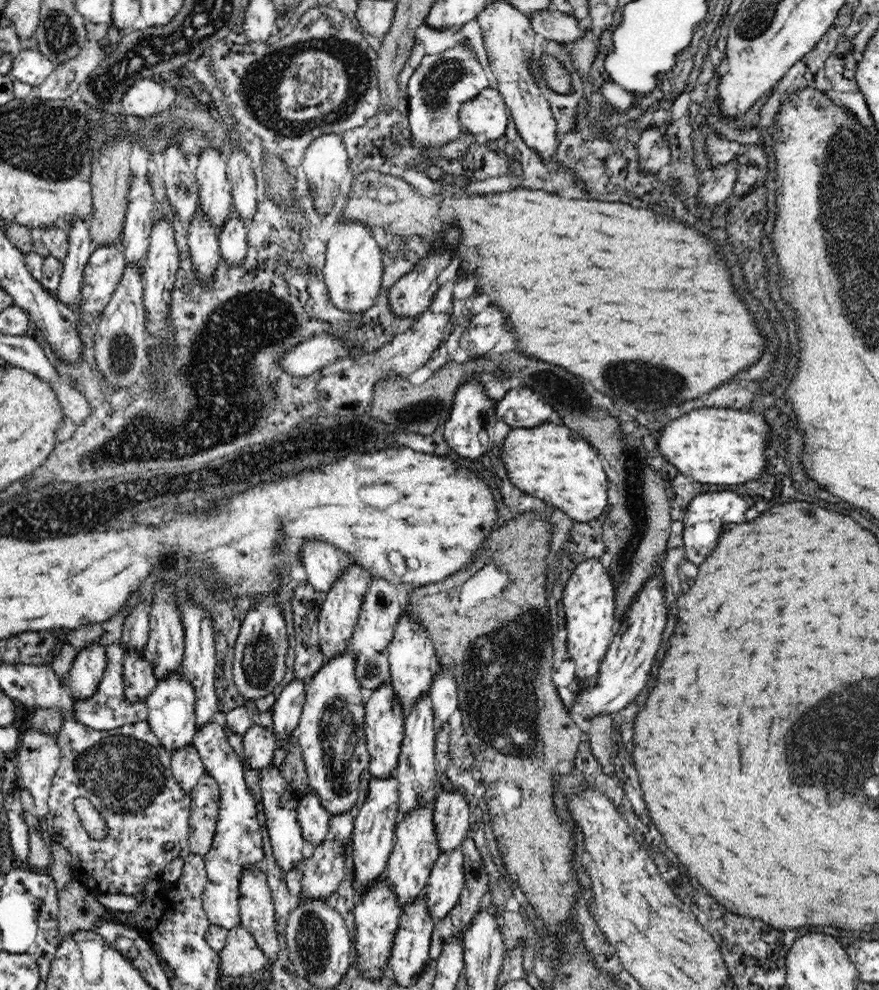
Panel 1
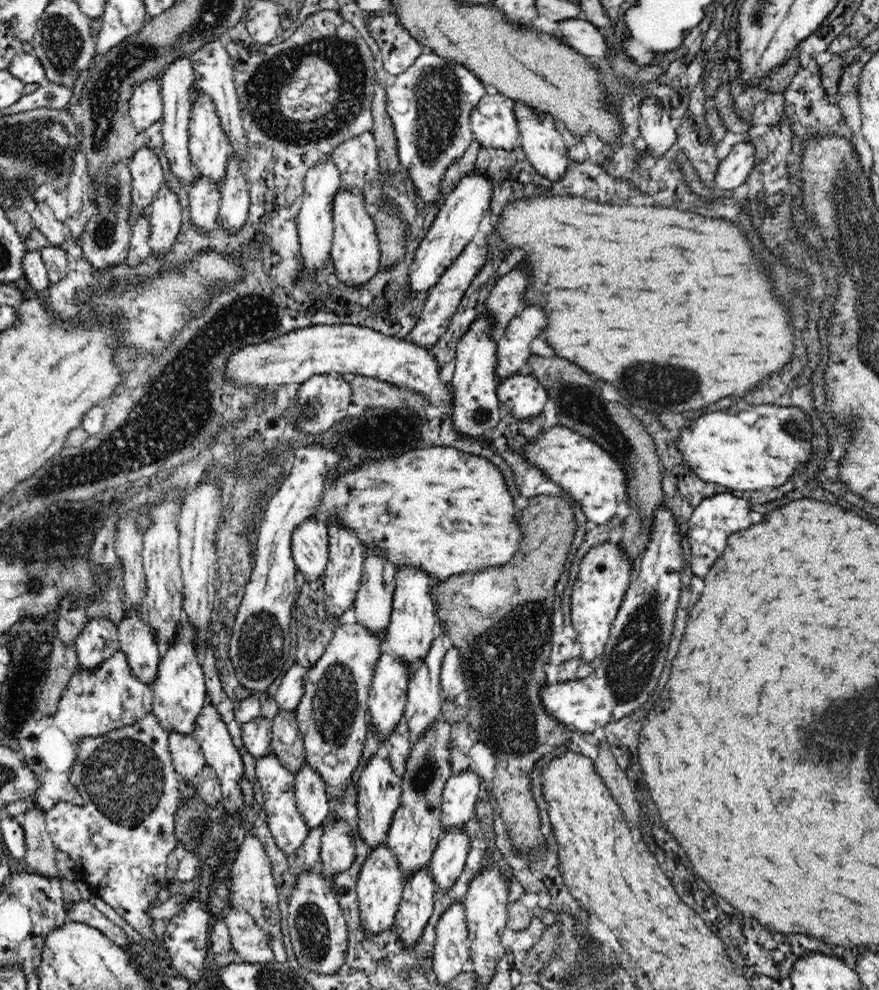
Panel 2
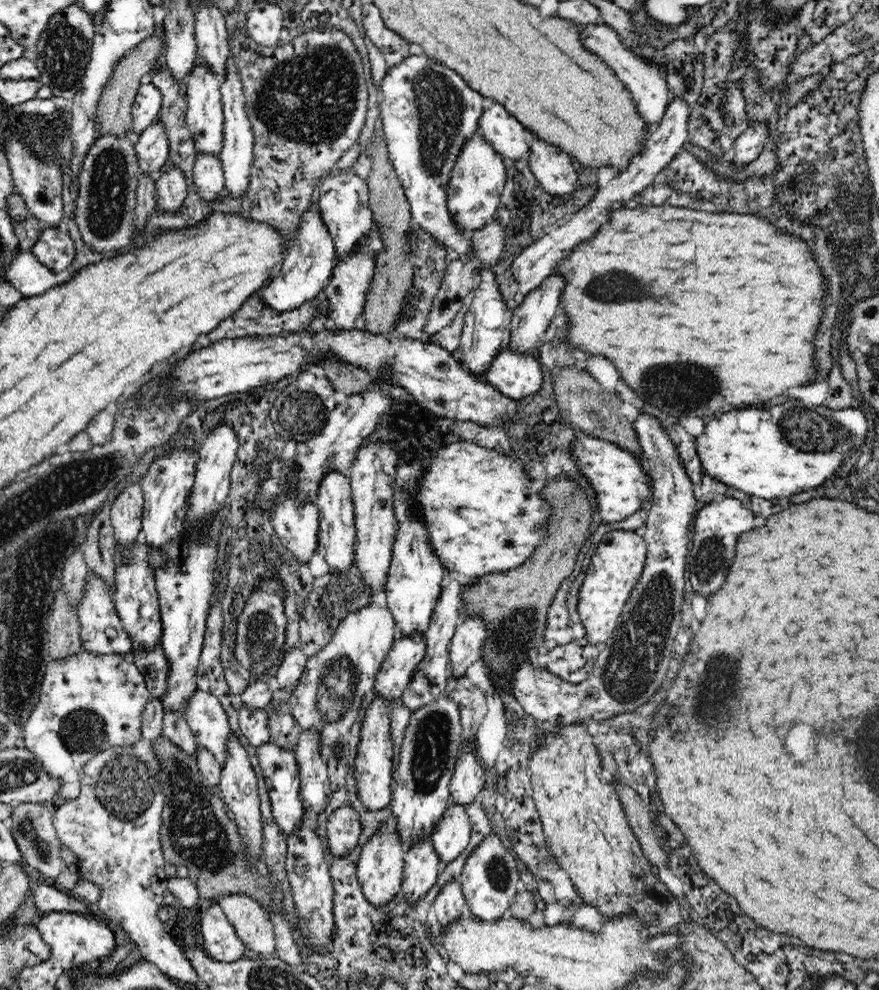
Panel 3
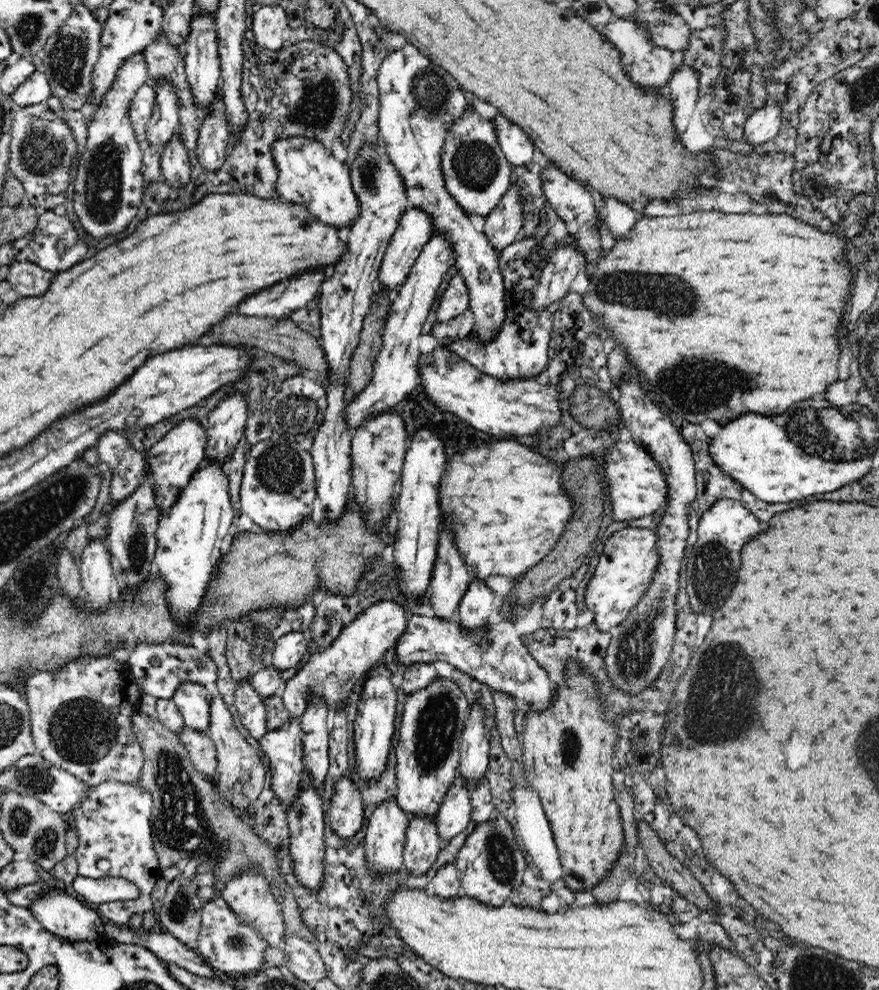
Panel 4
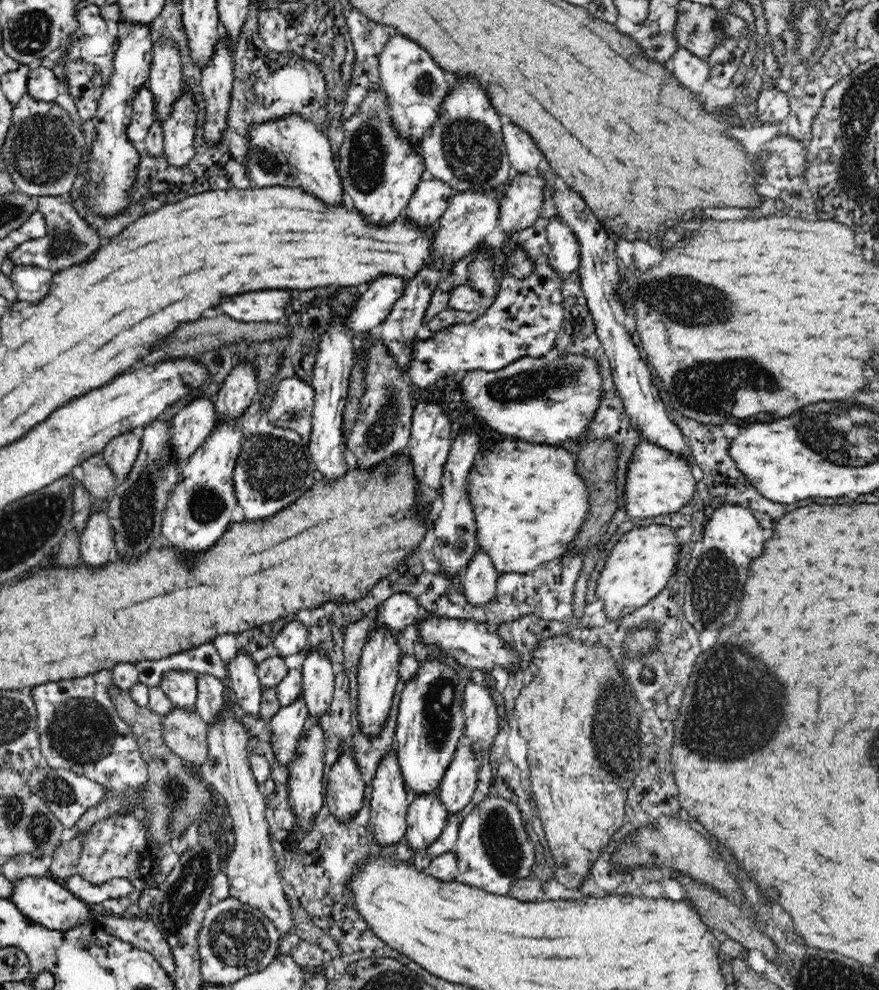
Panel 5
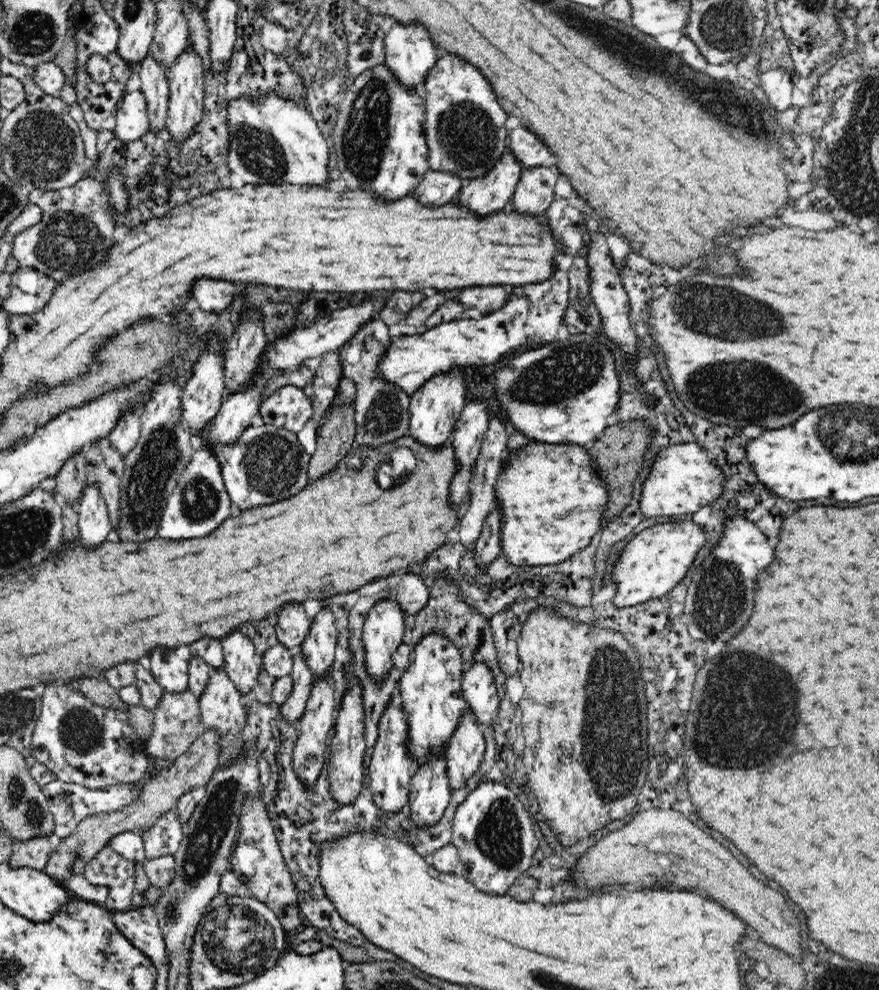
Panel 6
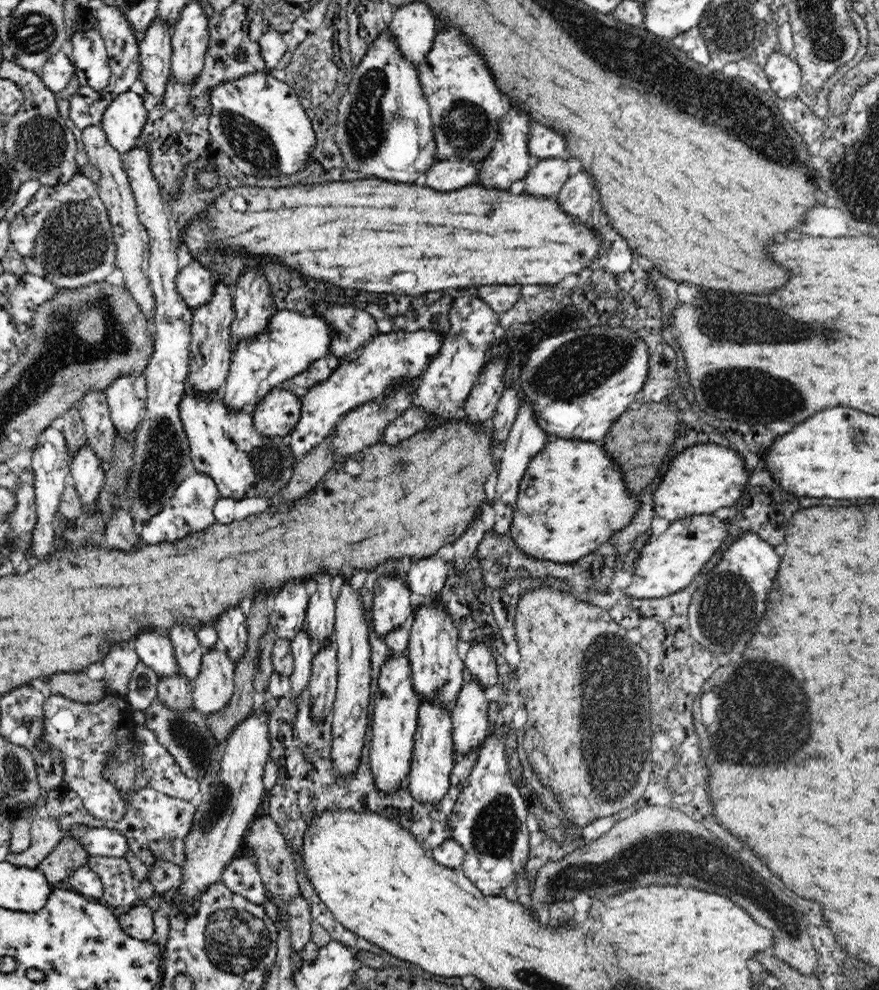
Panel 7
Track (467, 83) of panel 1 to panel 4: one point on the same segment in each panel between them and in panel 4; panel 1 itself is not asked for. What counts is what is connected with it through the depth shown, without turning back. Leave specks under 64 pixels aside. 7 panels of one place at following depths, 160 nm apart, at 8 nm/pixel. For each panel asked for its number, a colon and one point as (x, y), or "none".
2: (429, 103)
3: (427, 111)
4: (419, 101)

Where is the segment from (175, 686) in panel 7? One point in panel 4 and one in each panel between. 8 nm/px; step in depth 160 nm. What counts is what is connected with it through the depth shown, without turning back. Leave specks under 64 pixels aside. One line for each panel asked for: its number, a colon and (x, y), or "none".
4: (201, 749)
5: (185, 733)
6: (178, 723)

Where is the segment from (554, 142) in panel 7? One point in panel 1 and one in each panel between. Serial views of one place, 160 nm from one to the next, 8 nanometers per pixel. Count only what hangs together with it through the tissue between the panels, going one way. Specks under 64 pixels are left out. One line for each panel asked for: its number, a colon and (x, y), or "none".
1: (486, 116)
2: (493, 123)
3: (509, 137)
4: (519, 151)
5: (524, 155)
6: (526, 147)

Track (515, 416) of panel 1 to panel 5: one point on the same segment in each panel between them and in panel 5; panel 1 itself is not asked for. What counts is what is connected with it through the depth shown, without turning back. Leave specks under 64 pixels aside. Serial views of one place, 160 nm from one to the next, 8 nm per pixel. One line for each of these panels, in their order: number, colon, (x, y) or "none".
2: (525, 396)
3: (515, 375)
4: (520, 349)
5: (527, 313)

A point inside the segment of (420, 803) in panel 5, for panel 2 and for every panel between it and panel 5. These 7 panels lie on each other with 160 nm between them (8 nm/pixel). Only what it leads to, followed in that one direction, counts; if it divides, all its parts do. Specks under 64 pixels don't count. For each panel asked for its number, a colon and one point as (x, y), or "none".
2: (416, 906)
3: (421, 868)
4: (422, 843)

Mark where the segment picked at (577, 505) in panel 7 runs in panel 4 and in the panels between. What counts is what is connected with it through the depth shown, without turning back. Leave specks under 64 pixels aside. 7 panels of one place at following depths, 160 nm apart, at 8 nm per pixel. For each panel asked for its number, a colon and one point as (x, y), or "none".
4: (505, 504)
5: (529, 502)
6: (552, 501)

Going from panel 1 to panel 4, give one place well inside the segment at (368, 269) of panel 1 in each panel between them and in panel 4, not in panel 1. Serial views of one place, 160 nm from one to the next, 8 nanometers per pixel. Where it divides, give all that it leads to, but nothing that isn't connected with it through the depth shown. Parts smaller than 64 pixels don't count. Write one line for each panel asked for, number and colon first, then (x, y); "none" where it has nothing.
2: (355, 252)
3: (343, 200)
4: (308, 174)

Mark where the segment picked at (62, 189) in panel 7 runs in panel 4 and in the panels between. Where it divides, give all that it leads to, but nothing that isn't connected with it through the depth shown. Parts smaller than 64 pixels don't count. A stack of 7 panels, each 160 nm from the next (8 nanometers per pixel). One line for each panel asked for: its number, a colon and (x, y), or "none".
4: (55, 245)
5: (69, 240)
6: (75, 231)

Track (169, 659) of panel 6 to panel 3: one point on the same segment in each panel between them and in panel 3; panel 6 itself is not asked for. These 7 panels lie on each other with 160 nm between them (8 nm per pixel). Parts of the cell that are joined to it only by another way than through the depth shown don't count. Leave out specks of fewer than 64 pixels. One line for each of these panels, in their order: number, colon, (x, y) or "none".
3: (205, 715)
4: (193, 700)
5: (180, 687)

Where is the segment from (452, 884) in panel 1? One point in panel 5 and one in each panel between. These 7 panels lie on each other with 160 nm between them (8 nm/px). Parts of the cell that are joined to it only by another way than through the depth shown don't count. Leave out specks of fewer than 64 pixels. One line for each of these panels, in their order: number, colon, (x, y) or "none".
2: (449, 857)
3: (452, 833)
4: (453, 815)
5: (459, 782)

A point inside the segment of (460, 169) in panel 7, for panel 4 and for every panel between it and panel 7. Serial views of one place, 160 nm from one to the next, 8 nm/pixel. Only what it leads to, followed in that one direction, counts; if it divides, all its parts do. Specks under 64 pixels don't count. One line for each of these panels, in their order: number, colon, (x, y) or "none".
4: (414, 230)
5: (431, 198)
6: (435, 188)

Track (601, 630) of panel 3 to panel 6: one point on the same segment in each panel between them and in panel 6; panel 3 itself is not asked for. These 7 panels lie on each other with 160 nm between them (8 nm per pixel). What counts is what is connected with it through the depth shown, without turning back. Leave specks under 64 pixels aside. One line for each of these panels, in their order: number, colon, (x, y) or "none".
4: (625, 569)
5: (640, 564)
6: (656, 560)

